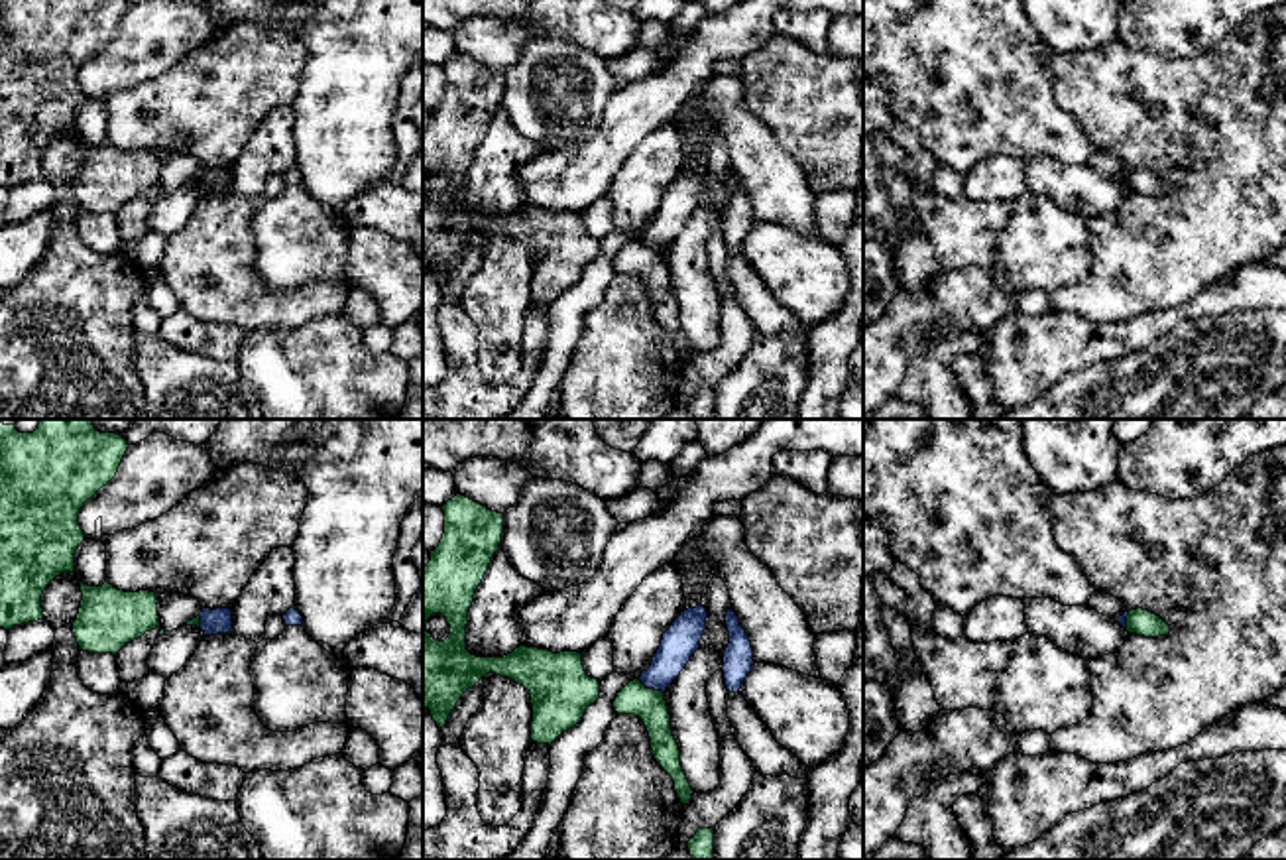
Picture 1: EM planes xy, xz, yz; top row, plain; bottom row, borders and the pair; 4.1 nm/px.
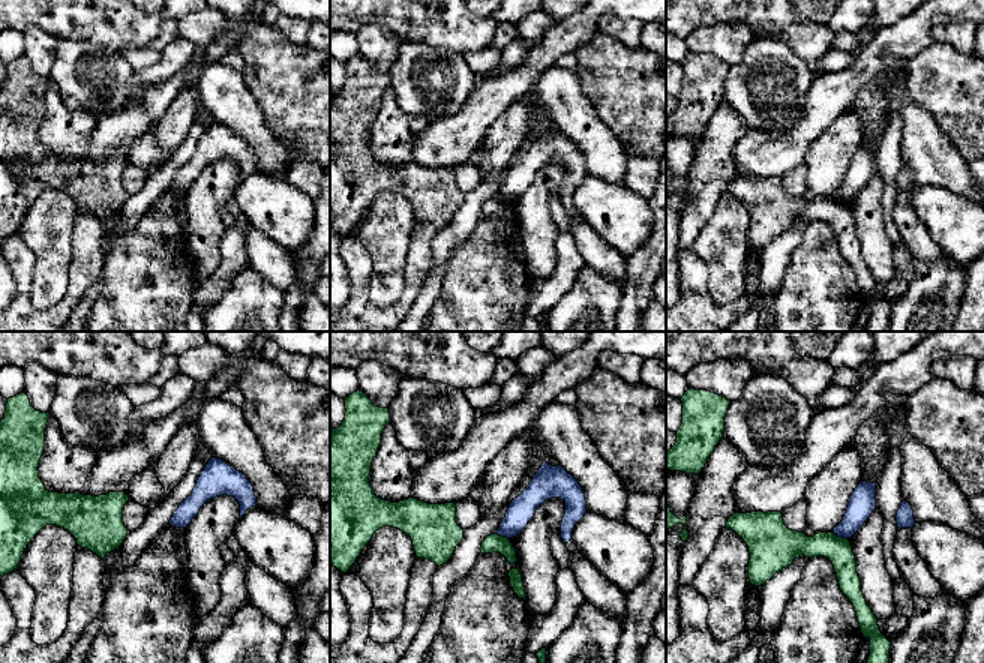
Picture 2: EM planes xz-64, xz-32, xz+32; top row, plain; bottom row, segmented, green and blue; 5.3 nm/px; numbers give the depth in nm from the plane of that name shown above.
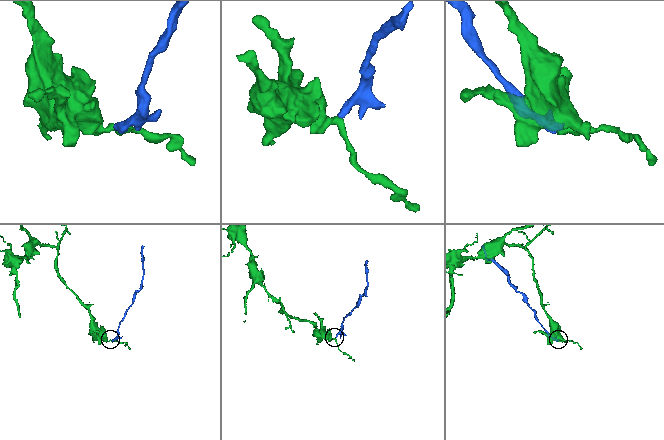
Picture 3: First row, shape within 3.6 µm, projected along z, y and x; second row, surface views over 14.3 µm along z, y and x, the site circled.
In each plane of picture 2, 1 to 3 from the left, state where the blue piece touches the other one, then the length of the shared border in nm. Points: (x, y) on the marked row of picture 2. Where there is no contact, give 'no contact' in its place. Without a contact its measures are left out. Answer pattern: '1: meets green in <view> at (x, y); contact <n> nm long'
1: no contact
2: meets green in xz-32 at (503, 537); contact 70 nm long
3: meets green in xz+32 at (840, 537); contact 90 nm long

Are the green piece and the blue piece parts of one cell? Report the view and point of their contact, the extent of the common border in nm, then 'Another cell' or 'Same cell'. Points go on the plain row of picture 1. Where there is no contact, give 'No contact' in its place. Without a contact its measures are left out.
Touches green at xz (651, 248). Shared border 130 nm. Another cell

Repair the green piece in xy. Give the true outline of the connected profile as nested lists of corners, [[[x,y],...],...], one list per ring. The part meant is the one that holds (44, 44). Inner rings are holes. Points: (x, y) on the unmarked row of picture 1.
[[[0,0],[0,187],[12,189],[14,185],[43,179],[43,150],[61,132],[75,132],[75,112],[85,100],[85,91],[79,85],[81,67],[116,35],[128,6],[128,0]]]

